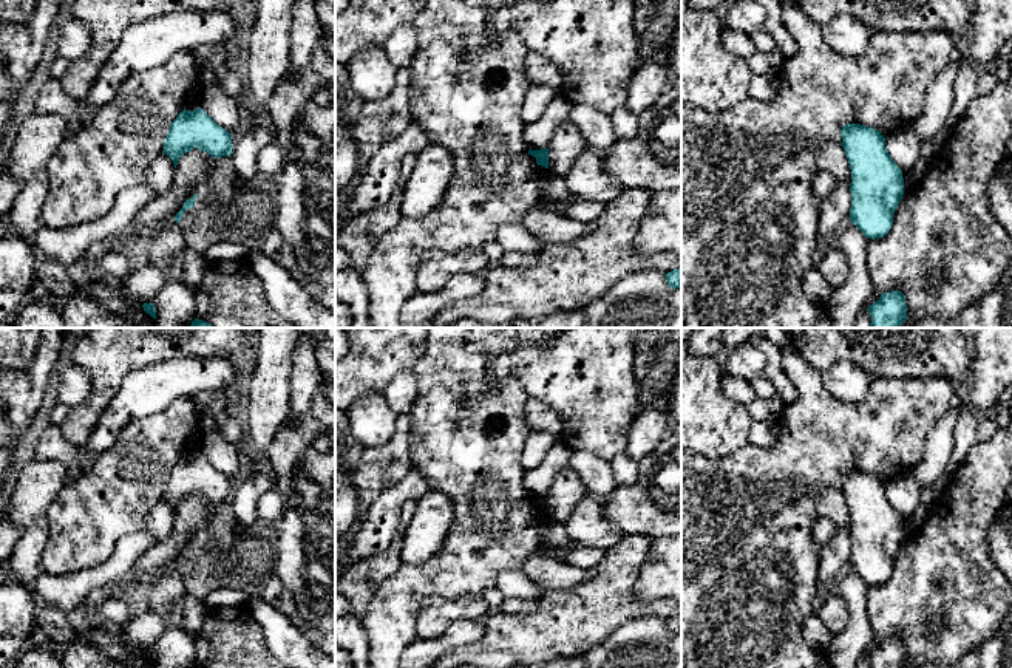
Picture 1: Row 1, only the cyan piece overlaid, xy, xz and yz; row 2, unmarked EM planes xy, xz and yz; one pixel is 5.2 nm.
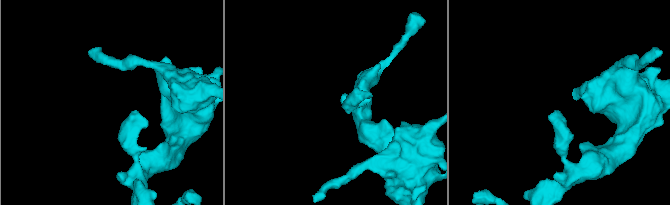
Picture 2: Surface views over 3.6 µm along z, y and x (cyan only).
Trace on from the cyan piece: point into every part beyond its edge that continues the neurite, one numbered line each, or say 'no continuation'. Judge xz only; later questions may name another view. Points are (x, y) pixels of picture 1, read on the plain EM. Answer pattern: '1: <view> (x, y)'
no continuation

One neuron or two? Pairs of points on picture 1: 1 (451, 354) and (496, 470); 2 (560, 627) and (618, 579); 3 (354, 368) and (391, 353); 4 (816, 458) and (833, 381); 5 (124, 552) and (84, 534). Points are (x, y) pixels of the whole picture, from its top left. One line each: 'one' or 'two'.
1: one
2: one
3: one
4: two
5: two

